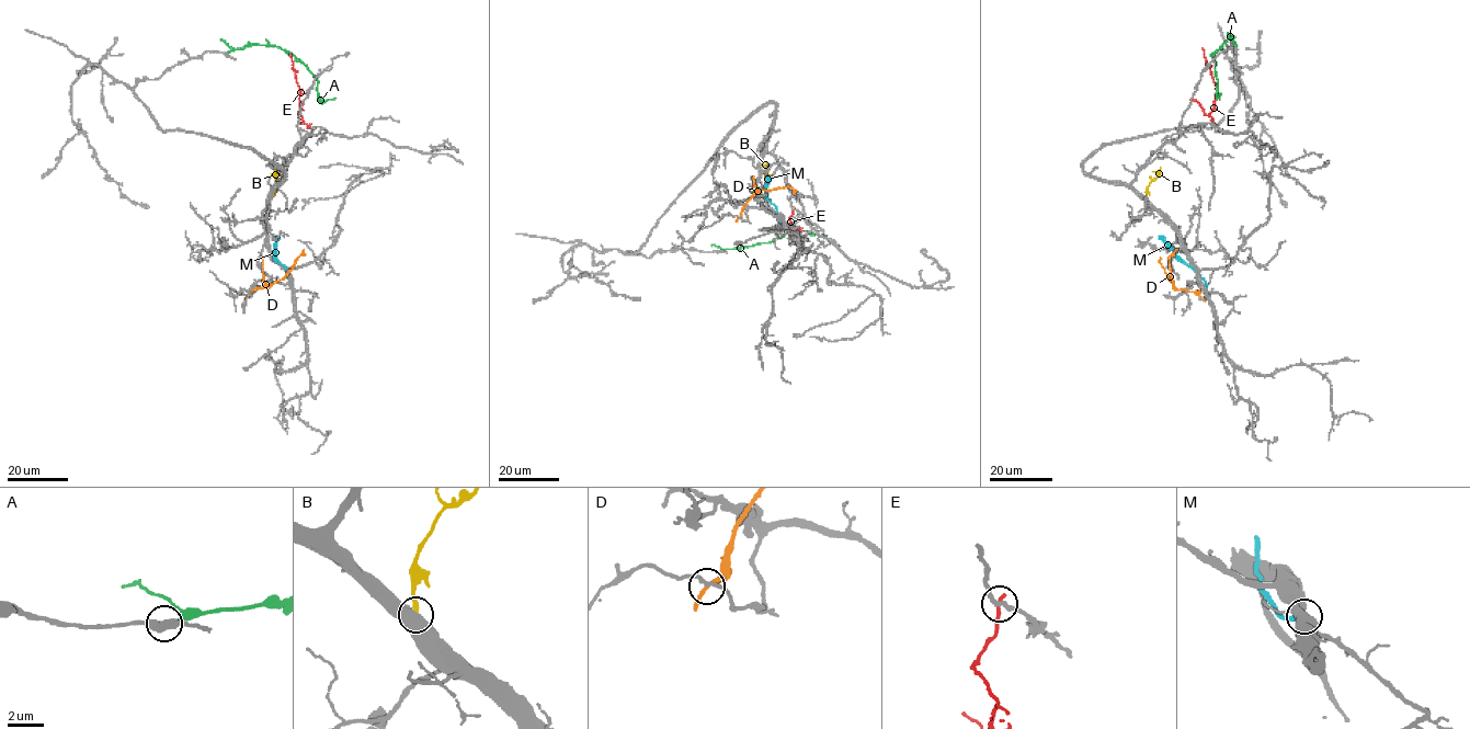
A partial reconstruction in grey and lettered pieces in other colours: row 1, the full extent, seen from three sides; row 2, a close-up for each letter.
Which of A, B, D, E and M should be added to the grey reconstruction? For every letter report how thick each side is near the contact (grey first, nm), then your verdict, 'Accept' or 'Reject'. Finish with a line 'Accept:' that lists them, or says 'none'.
A: Thickness 320 nm (grey) against 180 nm. Accept
B: Thickness 650 nm (grey) against 300 nm. Reject
D: Thickness 200 nm (grey) against 200 nm. Reject
E: Thickness 220 nm (grey) against 240 nm. Reject
M: Thickness 500 nm (grey) against 320 nm. Reject
Accept: A

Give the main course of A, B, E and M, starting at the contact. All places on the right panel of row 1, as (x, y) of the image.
A: (1237, 46), (1232, 38), (1228, 40), (1212, 58), (1218, 95), (1220, 93)
B: (1147, 198), (1146, 190), (1158, 172), (1152, 171)
E: (1193, 99), (1204, 112), (1209, 114), (1216, 84), (1201, 47)
M: (1206, 286), (1200, 276), (1159, 236)

